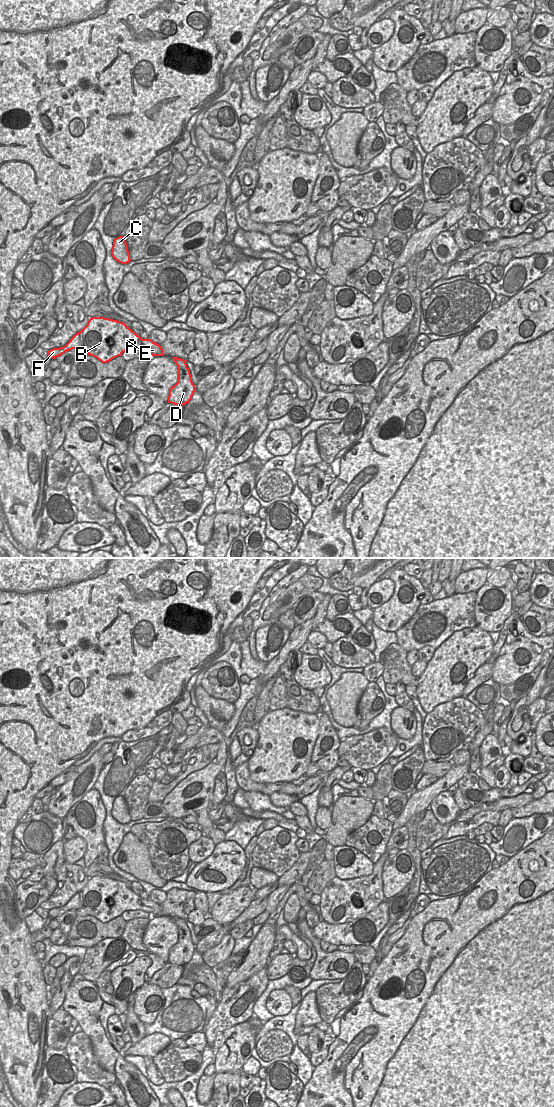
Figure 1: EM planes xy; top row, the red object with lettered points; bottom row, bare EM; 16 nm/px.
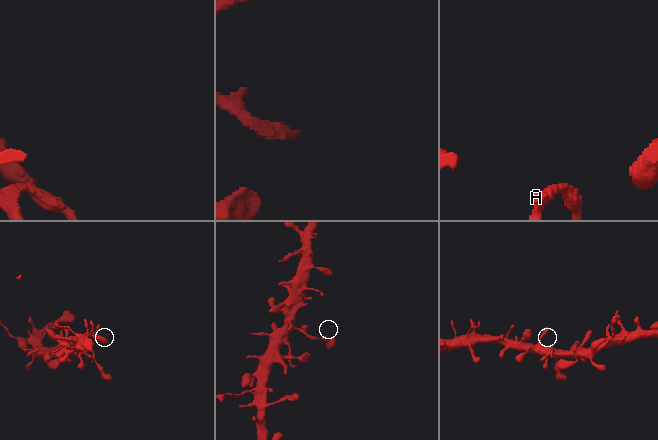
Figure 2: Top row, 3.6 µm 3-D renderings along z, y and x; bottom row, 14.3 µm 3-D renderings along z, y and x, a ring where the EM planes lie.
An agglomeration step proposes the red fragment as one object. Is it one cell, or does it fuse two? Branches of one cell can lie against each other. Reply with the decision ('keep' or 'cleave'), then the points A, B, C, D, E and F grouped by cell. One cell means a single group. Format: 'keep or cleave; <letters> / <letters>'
keep; A B C D E F

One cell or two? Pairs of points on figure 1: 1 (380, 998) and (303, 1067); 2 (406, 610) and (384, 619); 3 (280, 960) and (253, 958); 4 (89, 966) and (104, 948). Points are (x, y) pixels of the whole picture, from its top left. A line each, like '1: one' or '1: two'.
1: two
2: one
3: two
4: one

